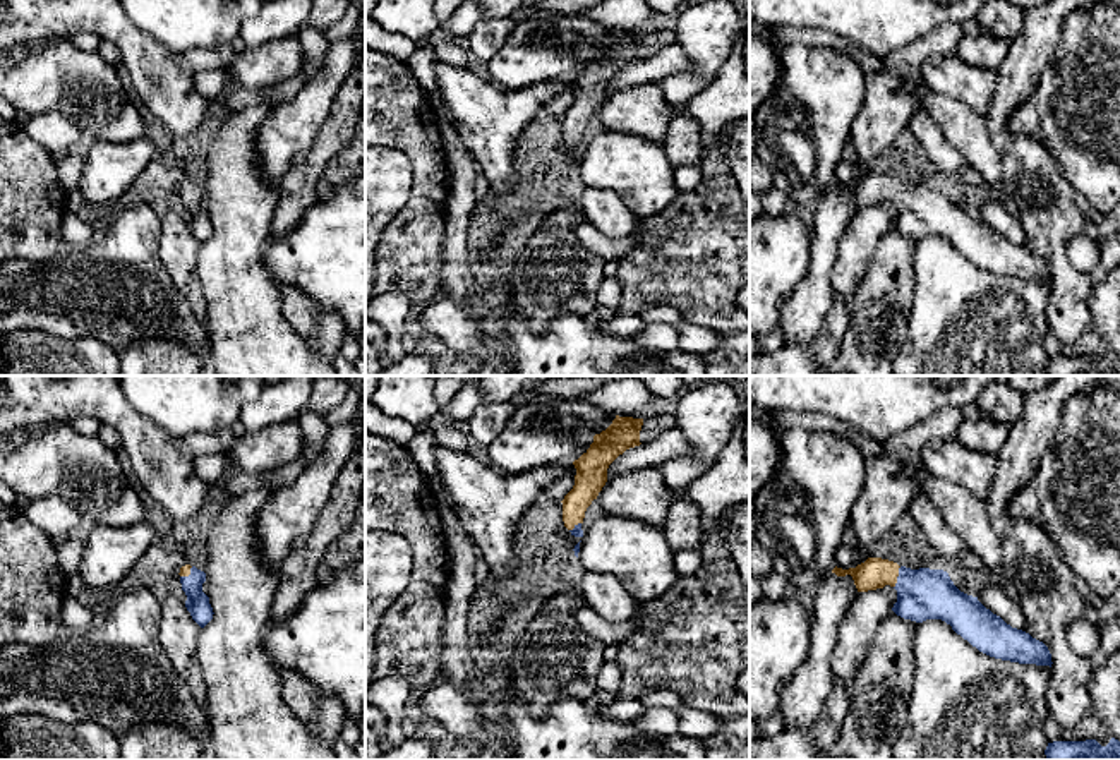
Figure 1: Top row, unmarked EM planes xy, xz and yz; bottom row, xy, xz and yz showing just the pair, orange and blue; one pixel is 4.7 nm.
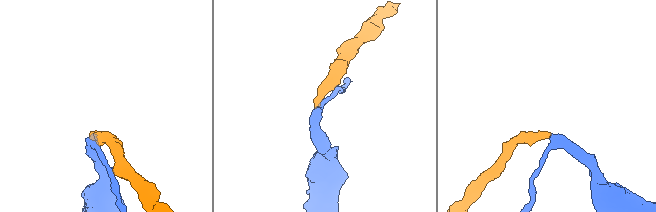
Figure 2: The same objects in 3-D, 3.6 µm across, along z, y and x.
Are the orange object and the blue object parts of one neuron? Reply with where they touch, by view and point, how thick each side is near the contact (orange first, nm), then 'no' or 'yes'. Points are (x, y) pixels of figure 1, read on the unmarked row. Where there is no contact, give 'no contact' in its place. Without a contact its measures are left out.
yz (896, 193) | 150/240 nm | yes

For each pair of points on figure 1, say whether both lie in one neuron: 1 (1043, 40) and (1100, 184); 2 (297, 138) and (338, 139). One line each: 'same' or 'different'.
1: different
2: different

